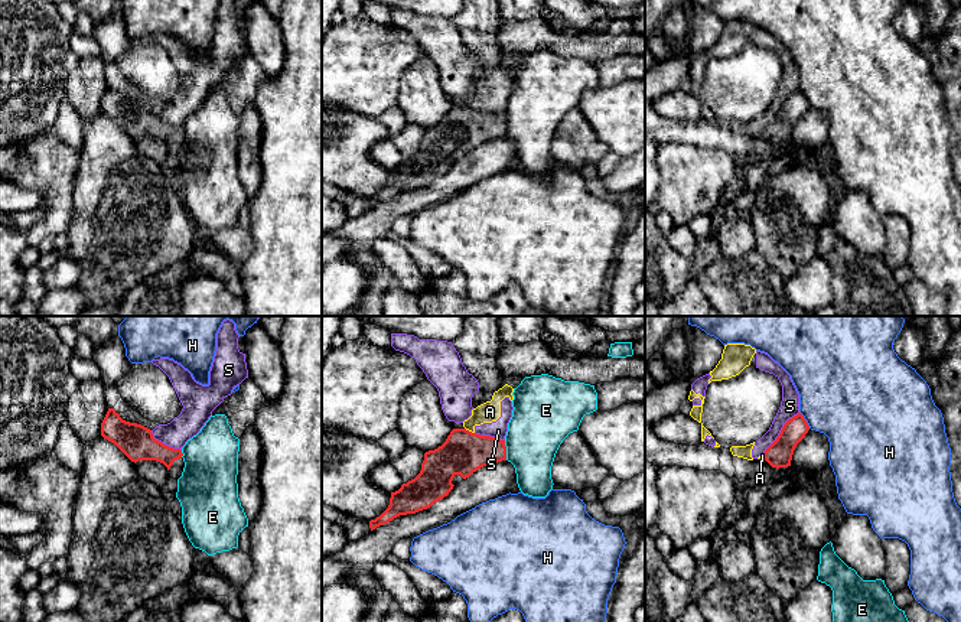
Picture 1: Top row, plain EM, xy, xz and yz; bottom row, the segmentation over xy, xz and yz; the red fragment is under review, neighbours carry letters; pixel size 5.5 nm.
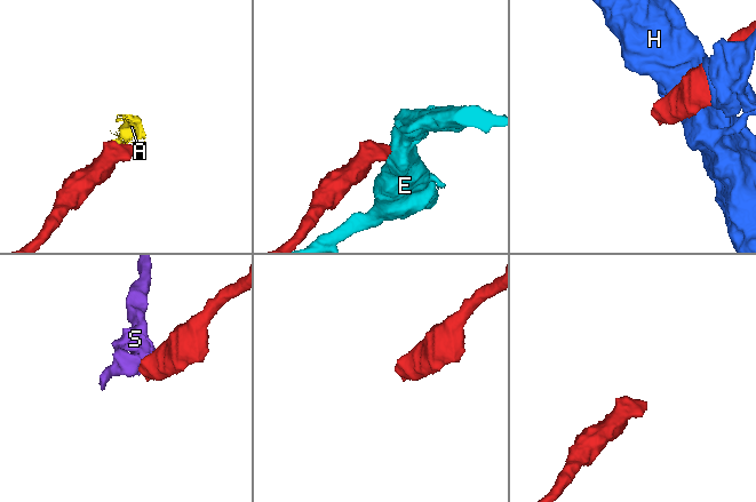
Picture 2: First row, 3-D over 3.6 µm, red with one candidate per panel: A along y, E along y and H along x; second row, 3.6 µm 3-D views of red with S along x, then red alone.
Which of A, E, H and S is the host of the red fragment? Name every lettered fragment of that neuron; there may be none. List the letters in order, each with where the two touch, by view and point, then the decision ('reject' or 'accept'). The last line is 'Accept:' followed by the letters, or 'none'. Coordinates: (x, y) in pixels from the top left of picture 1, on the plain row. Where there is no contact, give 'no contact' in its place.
A: meets red in xz at (468, 107); reject
E: meets red in xz at (505, 127); reject
H: meets red in yz at (805, 97); reject
S: meets red in yz at (781, 108); reject
Accept: none

